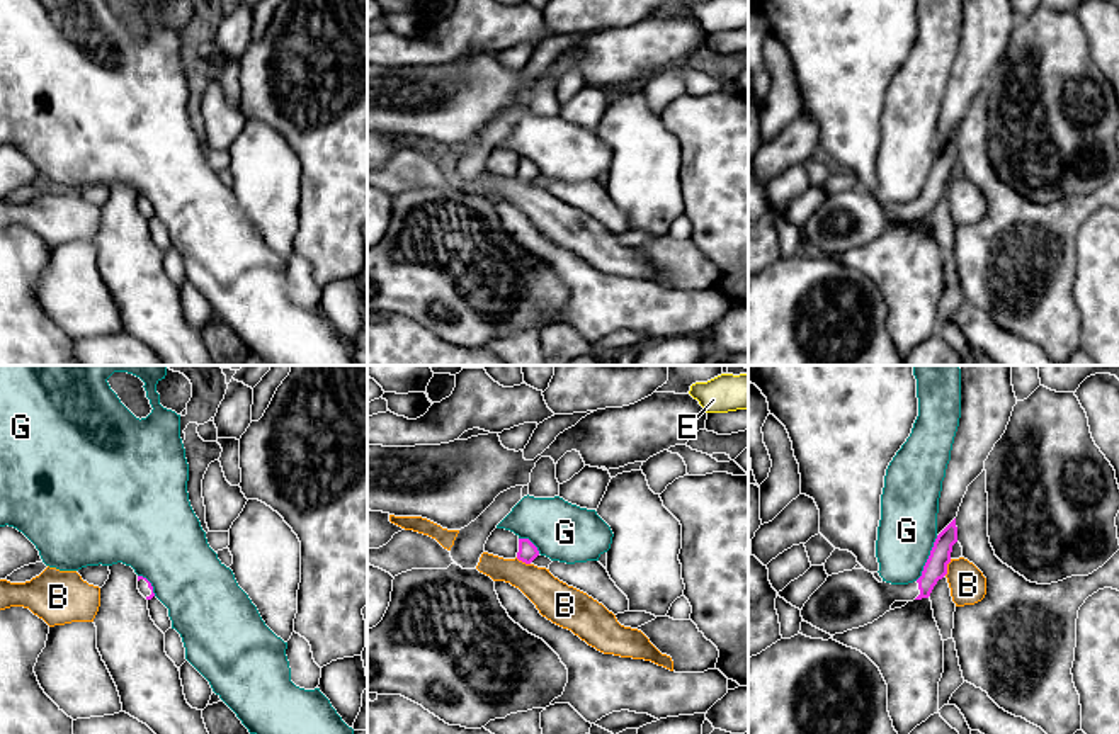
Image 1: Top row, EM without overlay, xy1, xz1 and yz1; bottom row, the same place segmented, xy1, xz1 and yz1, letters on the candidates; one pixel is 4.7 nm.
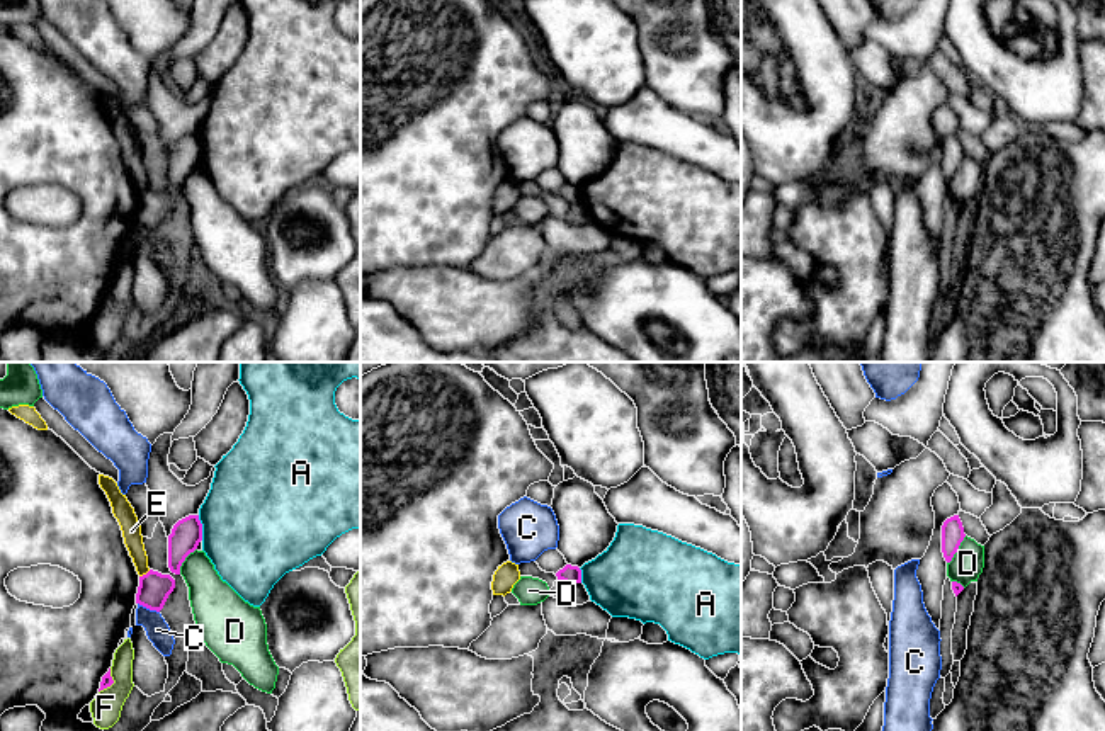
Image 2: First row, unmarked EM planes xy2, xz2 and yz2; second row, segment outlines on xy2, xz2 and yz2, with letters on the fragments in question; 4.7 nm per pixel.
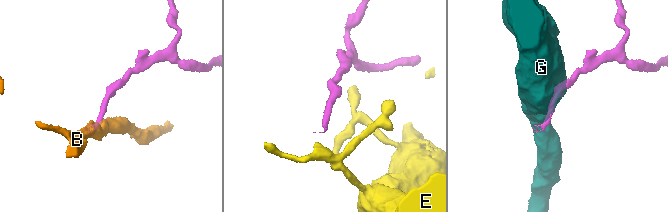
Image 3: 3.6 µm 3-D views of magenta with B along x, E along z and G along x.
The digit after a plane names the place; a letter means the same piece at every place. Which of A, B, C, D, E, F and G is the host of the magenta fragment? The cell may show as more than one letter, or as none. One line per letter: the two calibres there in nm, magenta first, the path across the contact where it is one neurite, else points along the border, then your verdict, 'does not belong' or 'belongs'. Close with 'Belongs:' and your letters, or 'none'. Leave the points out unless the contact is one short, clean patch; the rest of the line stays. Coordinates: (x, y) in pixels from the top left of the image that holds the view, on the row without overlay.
A: 140 nm thick on the magenta side, 500 nm on the other; border along xy2 (198, 135), (203, 145), (203, 158); does not belong
B: 110 nm thick on the magenta side, 170 nm on the other; border along yz1 (951, 179), (944, 194); does not belong
C: 150 nm thick on the magenta side, 110 nm on the other; border along xy2 (138, 221), (158, 232); does not belong
D: 110 nm thick on the magenta side, 150 nm on the other; border along yz2 (966, 155), (947, 182); does not belong
E: 150 nm thick on the magenta side, 100 nm on the other; border along xy2 (150, 189), (140, 196); does not belong
F: 50 nm thick on the magenta side, 150 nm on the other; border along xy2 (111, 288), (113, 301), (99, 311); does not belong
G: 110 nm thick on the magenta side, 280 nm on the other; border along yz1 (937, 155), (924, 189), (915, 199); does not belong
Belongs: none

